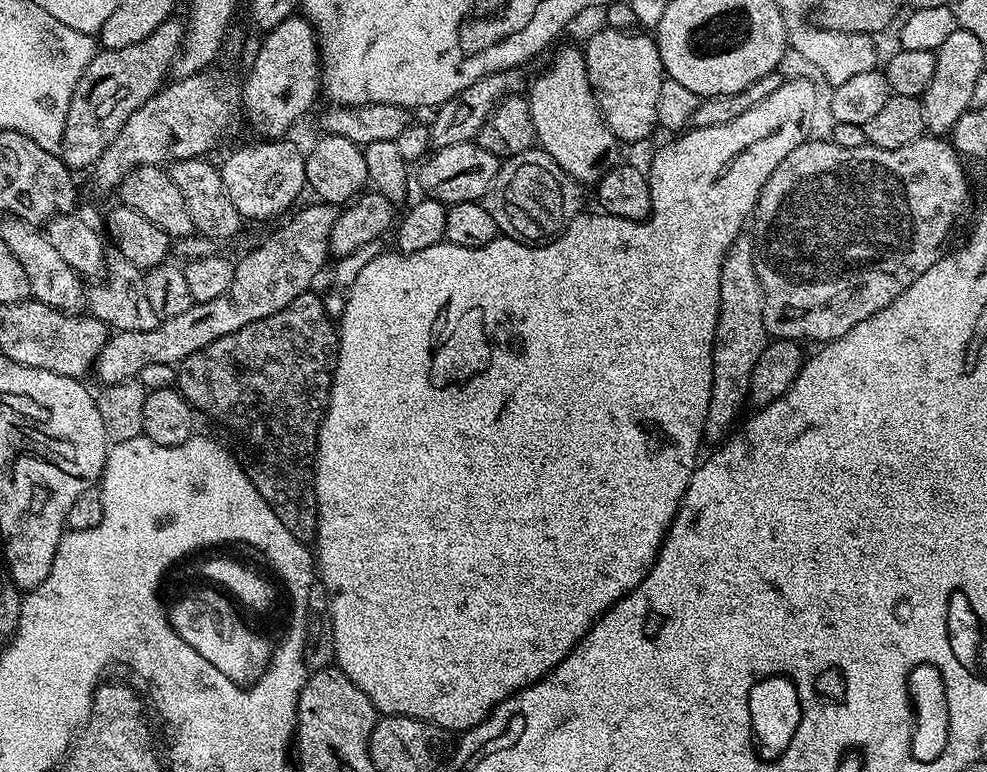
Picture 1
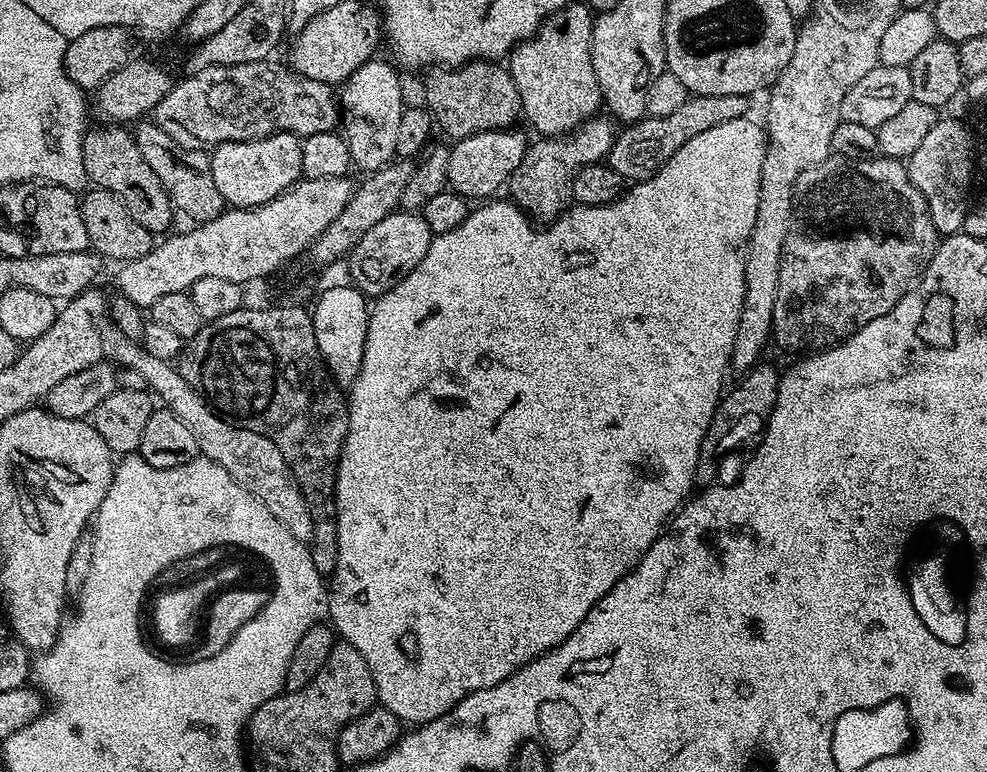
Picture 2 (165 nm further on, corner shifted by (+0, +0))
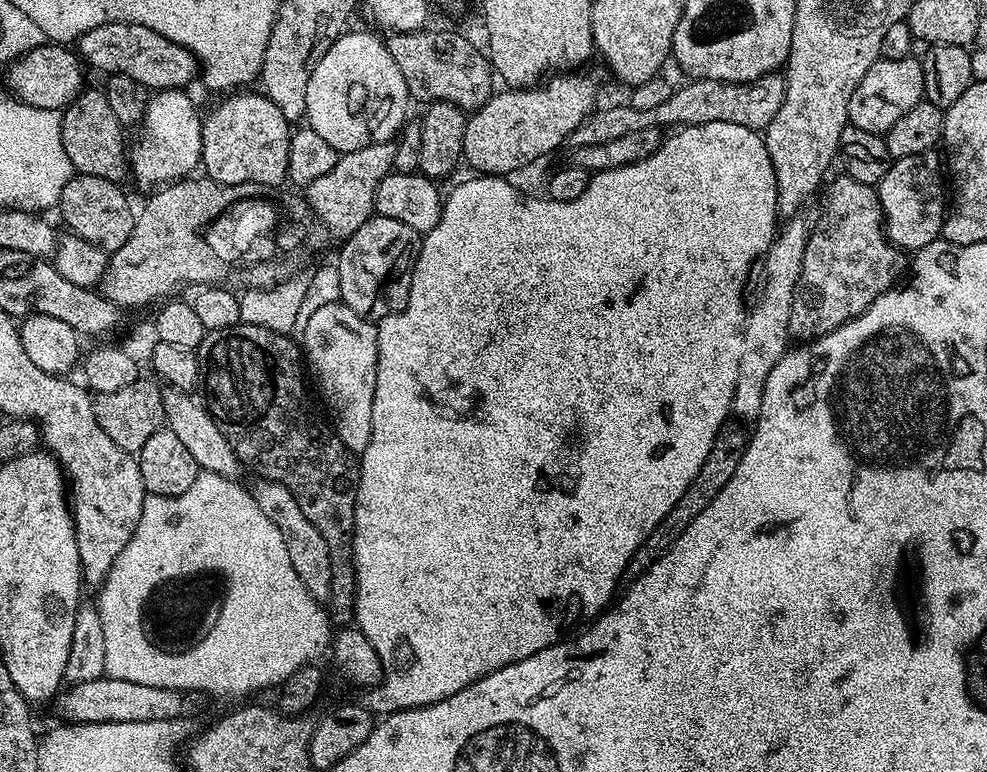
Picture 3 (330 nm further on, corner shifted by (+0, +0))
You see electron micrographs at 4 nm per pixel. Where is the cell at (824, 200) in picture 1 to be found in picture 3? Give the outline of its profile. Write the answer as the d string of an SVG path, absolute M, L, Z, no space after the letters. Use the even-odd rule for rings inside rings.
M846 174L827 185L828 193L824 196L824 209L820 217L815 217L812 233L806 242L806 254L802 258L802 274L796 283L794 306L790 310L789 337L797 341L816 340L819 336L838 330L858 314L862 314L886 289L897 283L896 272L903 273L906 268L906 256L889 243L885 235L883 210L880 208L879 194L871 184L863 184Z

